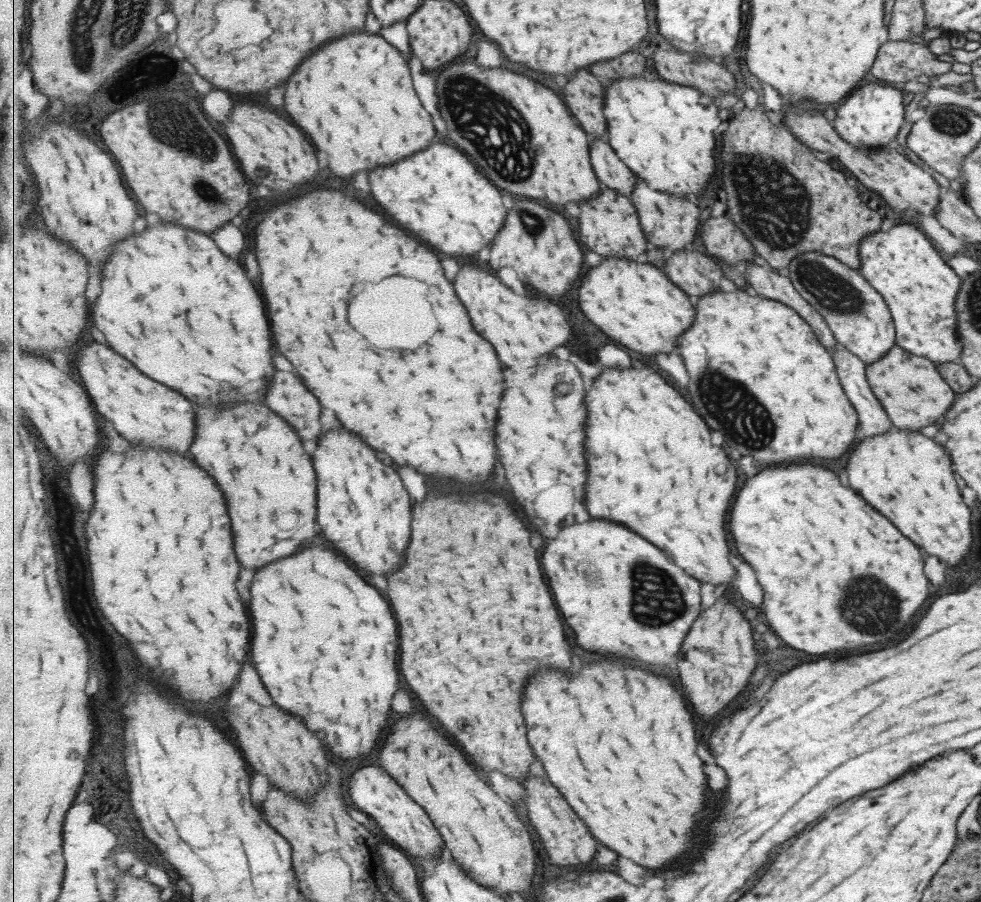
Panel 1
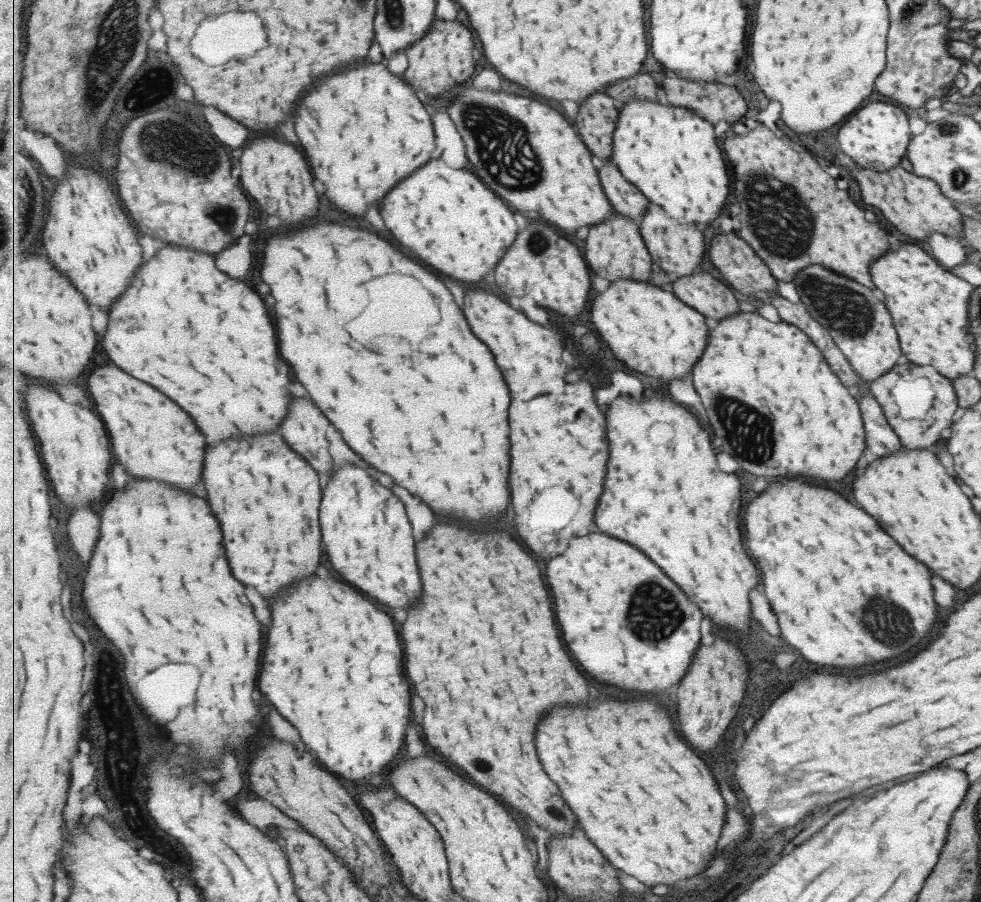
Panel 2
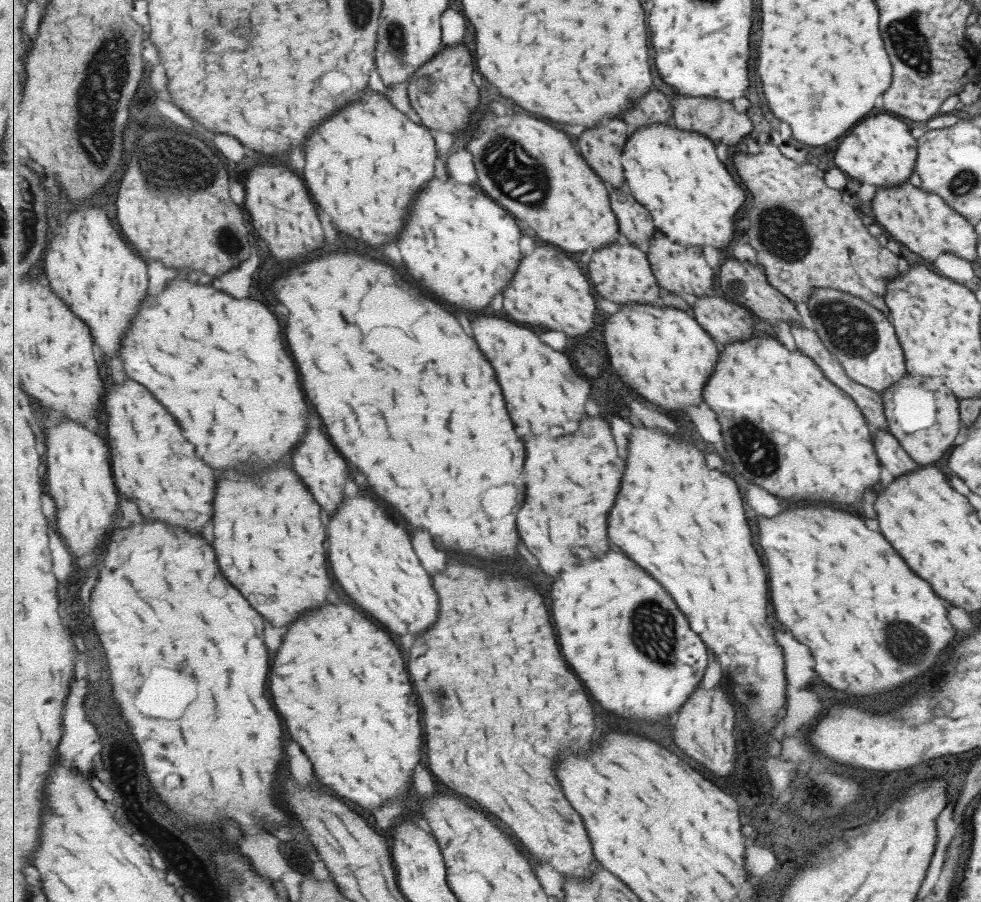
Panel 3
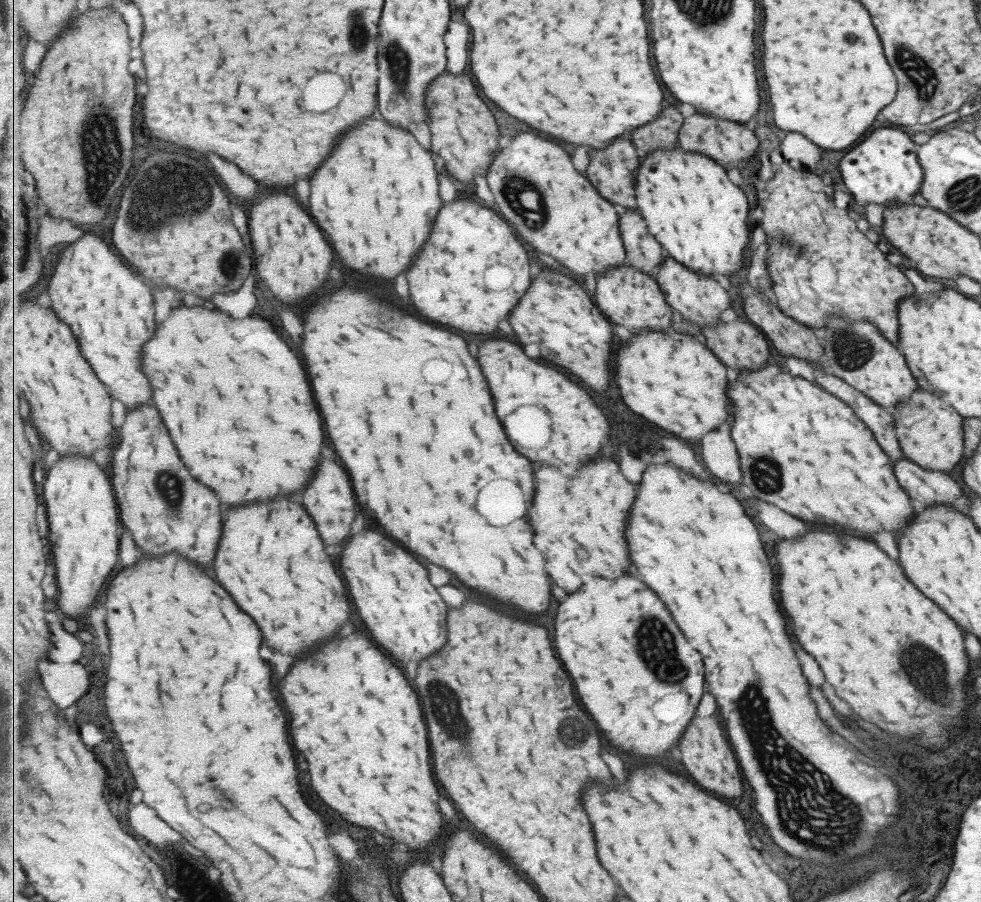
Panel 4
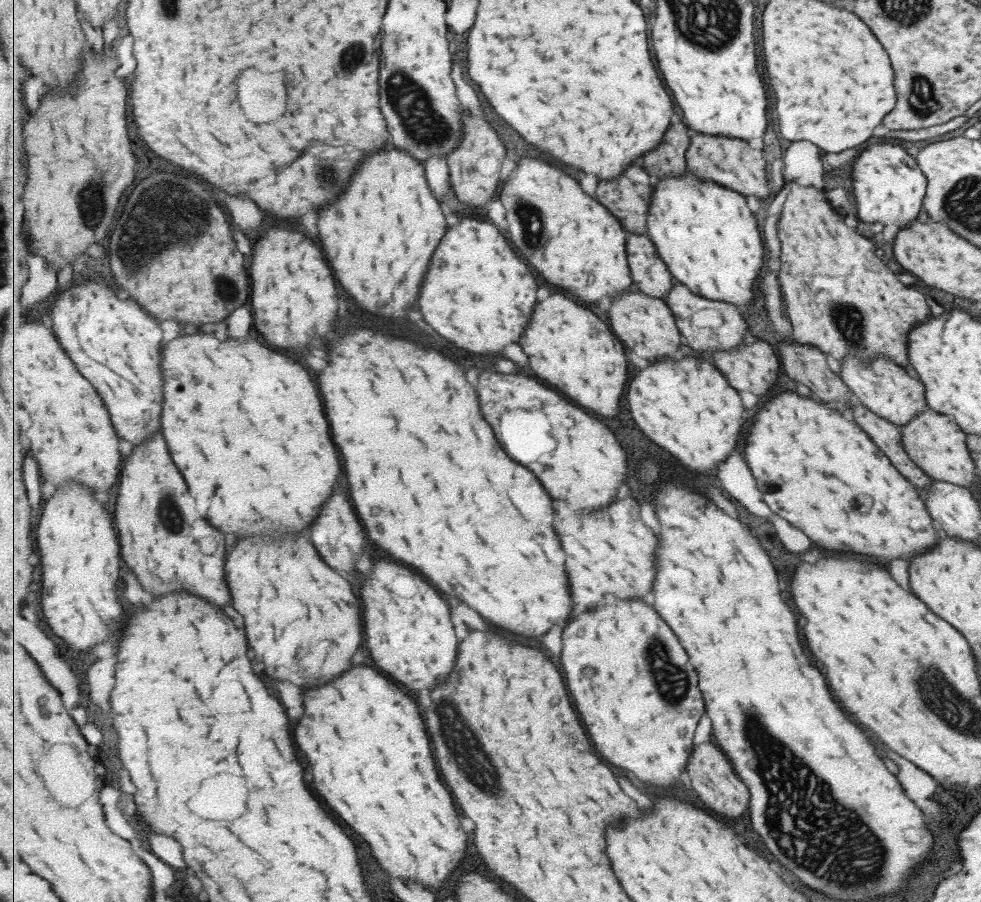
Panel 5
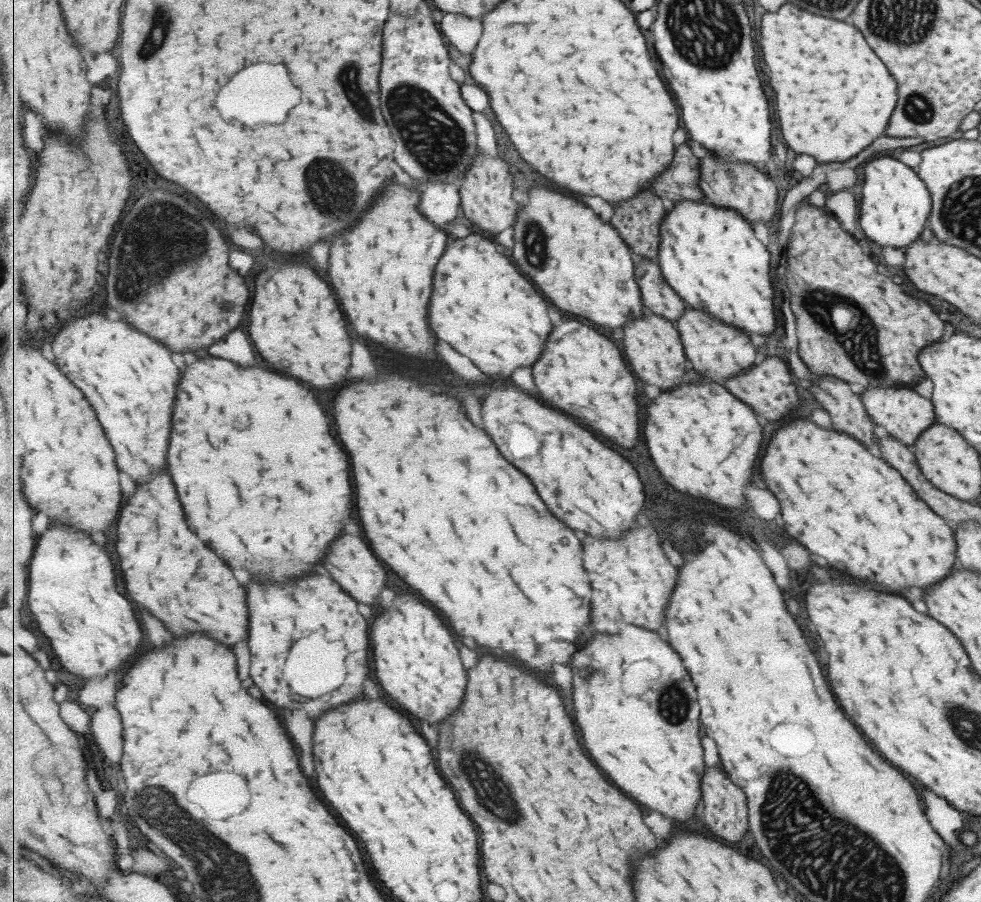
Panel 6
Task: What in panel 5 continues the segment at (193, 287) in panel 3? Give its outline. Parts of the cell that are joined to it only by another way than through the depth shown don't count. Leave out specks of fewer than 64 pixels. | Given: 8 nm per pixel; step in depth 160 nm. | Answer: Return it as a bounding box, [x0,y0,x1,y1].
[163,334,341,538]

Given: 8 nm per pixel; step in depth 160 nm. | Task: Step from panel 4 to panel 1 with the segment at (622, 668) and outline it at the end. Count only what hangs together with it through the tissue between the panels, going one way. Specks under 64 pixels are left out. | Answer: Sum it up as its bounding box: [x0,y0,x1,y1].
[543,520,703,670]

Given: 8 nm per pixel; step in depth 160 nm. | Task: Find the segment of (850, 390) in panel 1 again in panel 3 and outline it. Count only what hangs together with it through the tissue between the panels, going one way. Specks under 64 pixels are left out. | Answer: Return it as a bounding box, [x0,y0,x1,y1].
[871,428,917,478]

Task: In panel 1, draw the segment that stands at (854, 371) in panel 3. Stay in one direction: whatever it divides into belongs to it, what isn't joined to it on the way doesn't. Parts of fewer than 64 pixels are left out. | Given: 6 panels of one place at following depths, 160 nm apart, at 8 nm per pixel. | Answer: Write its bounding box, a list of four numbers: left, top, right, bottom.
[789,252,894,365]

